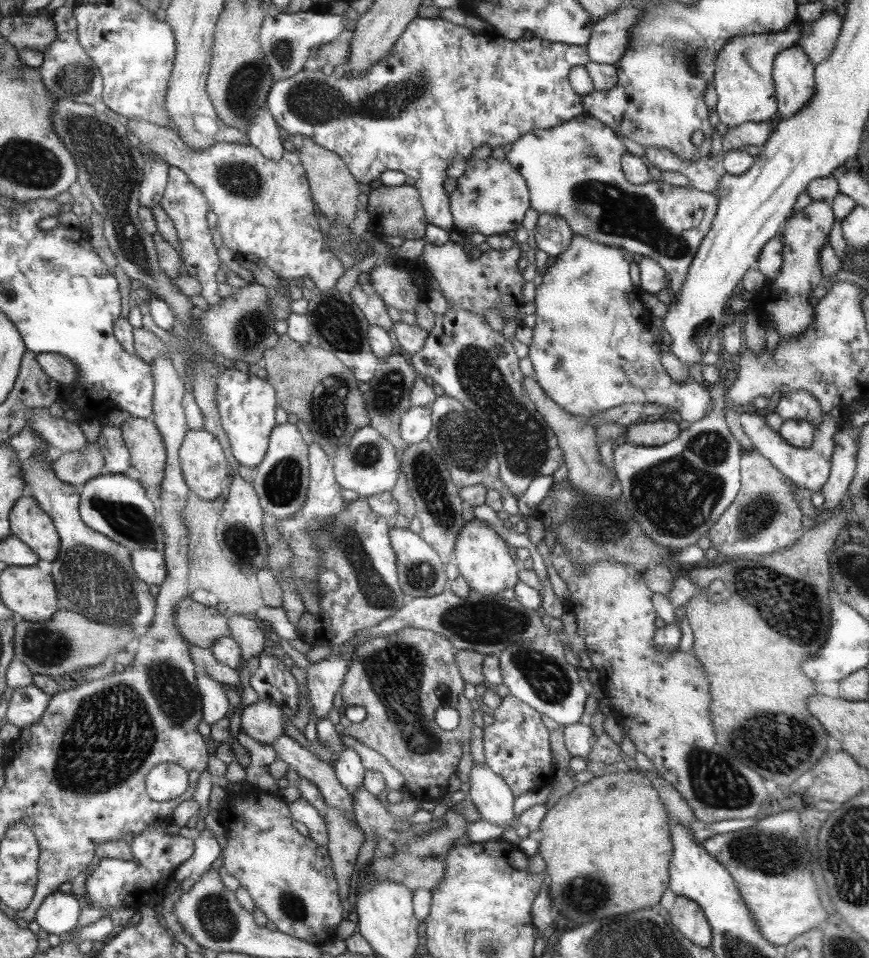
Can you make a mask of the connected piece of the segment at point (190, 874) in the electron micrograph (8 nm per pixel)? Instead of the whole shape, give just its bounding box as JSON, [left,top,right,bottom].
[176,828,223,882]

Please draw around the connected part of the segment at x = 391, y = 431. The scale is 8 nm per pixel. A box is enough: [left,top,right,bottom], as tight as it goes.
[366,352,417,459]

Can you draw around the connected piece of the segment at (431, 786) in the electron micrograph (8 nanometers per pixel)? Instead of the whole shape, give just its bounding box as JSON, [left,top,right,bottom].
[340,627,473,801]

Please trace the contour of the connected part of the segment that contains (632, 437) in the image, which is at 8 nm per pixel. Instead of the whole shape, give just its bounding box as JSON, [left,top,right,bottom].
[625,417,681,446]

